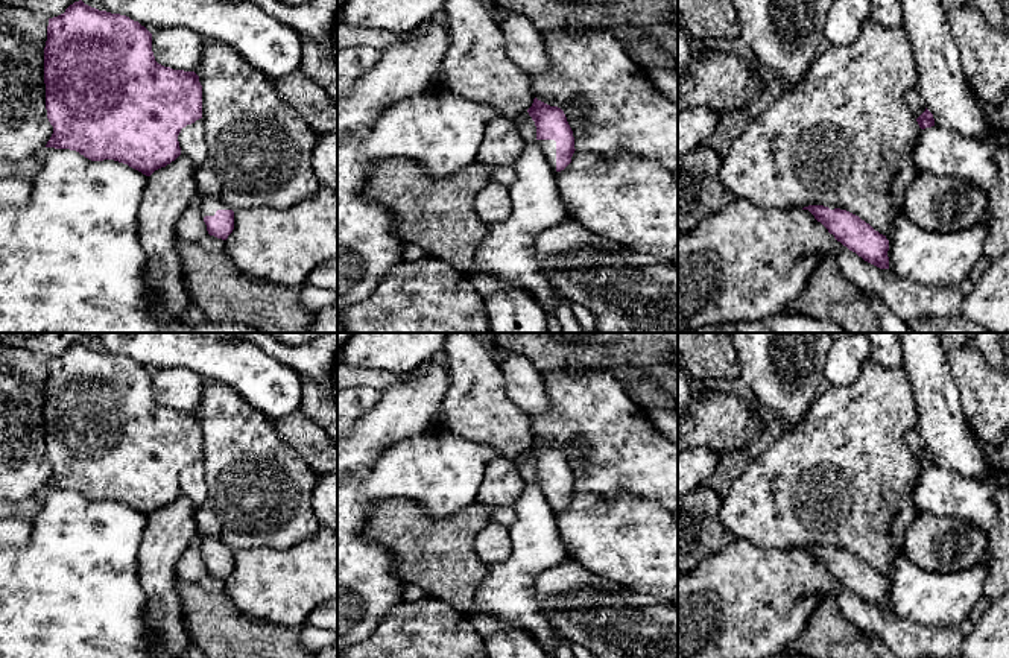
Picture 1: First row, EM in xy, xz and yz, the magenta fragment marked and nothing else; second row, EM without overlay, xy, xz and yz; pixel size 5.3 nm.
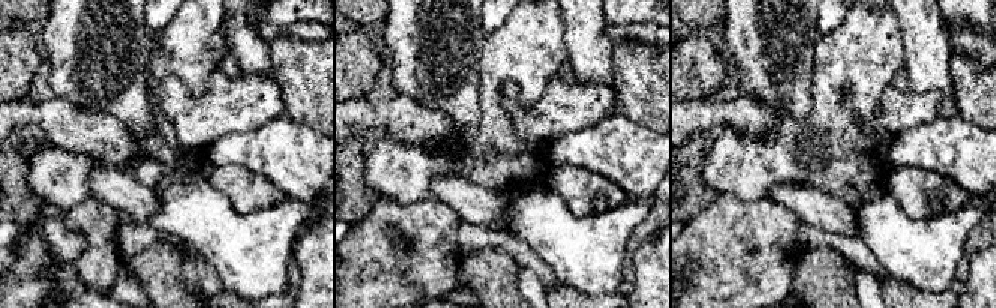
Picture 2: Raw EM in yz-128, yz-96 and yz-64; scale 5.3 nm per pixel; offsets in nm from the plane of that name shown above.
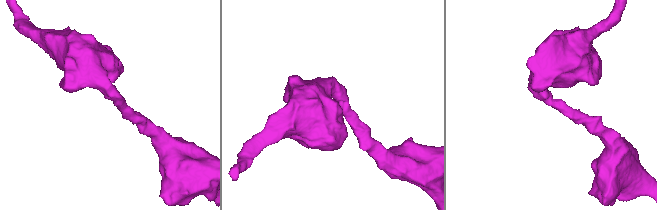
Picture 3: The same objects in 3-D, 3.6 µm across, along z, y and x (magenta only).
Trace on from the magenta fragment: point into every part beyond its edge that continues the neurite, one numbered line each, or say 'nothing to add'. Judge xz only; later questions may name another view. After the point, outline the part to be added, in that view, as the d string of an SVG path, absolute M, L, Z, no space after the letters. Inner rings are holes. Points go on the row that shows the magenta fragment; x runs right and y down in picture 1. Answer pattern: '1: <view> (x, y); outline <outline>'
1: xz (547, 146); outline M536 140L536 144L544 152L550 167L556 172L556 141L555 140Z

